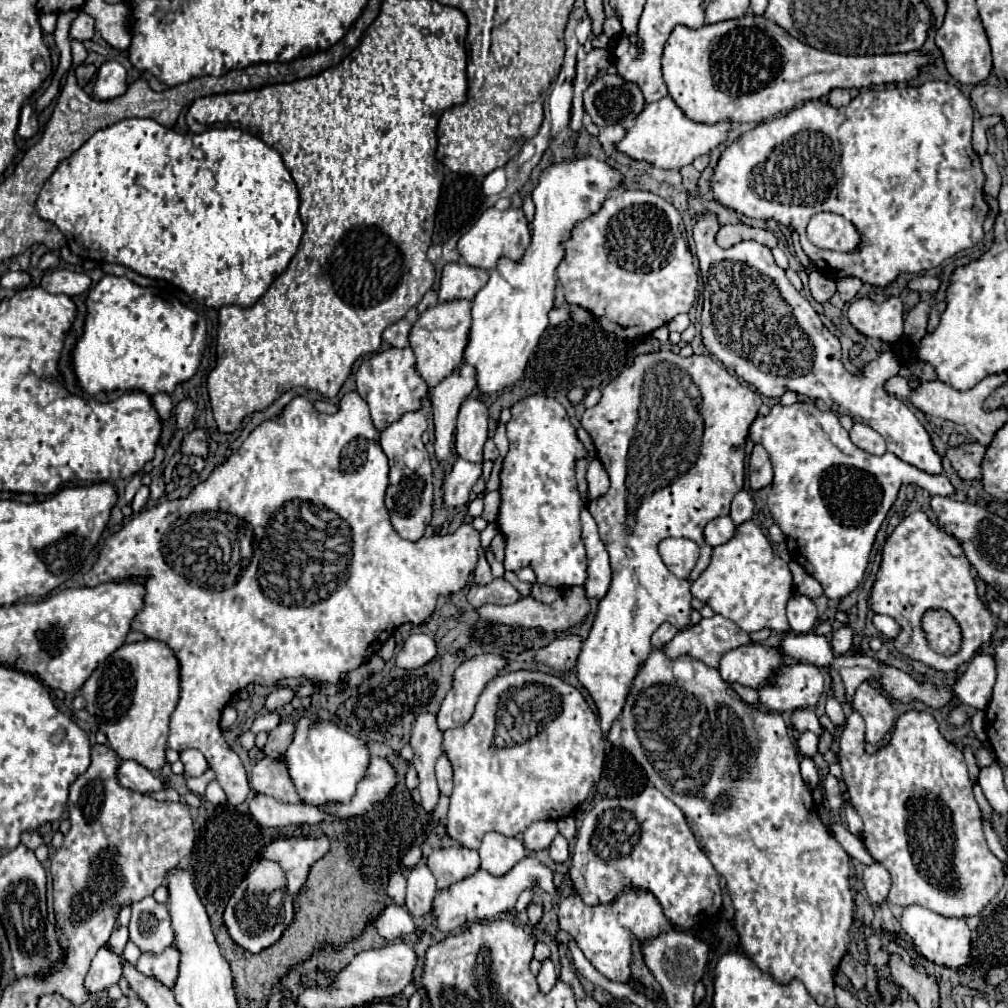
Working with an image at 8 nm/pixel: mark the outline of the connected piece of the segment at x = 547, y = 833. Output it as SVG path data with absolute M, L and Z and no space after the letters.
M536 821L524 831L524 845L528 851L542 851L550 847L556 835L558 835L556 821Z

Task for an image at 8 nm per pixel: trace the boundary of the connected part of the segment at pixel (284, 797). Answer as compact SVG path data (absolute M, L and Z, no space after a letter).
M264 757L252 767L252 789L274 797L280 803L300 803L300 797L288 775L284 759Z

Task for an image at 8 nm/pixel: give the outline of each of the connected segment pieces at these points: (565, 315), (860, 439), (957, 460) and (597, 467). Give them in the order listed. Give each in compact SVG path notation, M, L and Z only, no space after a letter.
M554 305L548 317L550 317L550 323L552 323L552 325L560 325L560 323L564 323L564 321L570 321L570 319L572 319L568 305L560 305L560 307L558 307L558 305Z
M856 423L850 431L850 439L854 445L858 445L860 449L864 449L872 455L884 455L886 453L886 441L870 425Z
M972 441L972 443L962 443L958 447L950 447L946 451L946 457L950 459L952 469L960 479L980 479L980 461L984 457L986 447Z
M594 459L590 465L588 465L588 473L586 473L586 481L588 481L588 493L586 493L586 501L594 501L598 497L602 497L606 491L608 491L608 475L602 467L602 463L598 459Z

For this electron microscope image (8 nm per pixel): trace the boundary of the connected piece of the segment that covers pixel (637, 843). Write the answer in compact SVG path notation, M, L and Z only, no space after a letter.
M648 785L636 797L602 799L584 815L574 845L570 879L576 893L588 905L612 903L620 891L630 887L644 887L656 895L664 909L664 915L682 929L692 929L698 915L714 915L722 907L722 895L718 885L720 875L716 873L706 853L698 847L684 813L654 785Z

